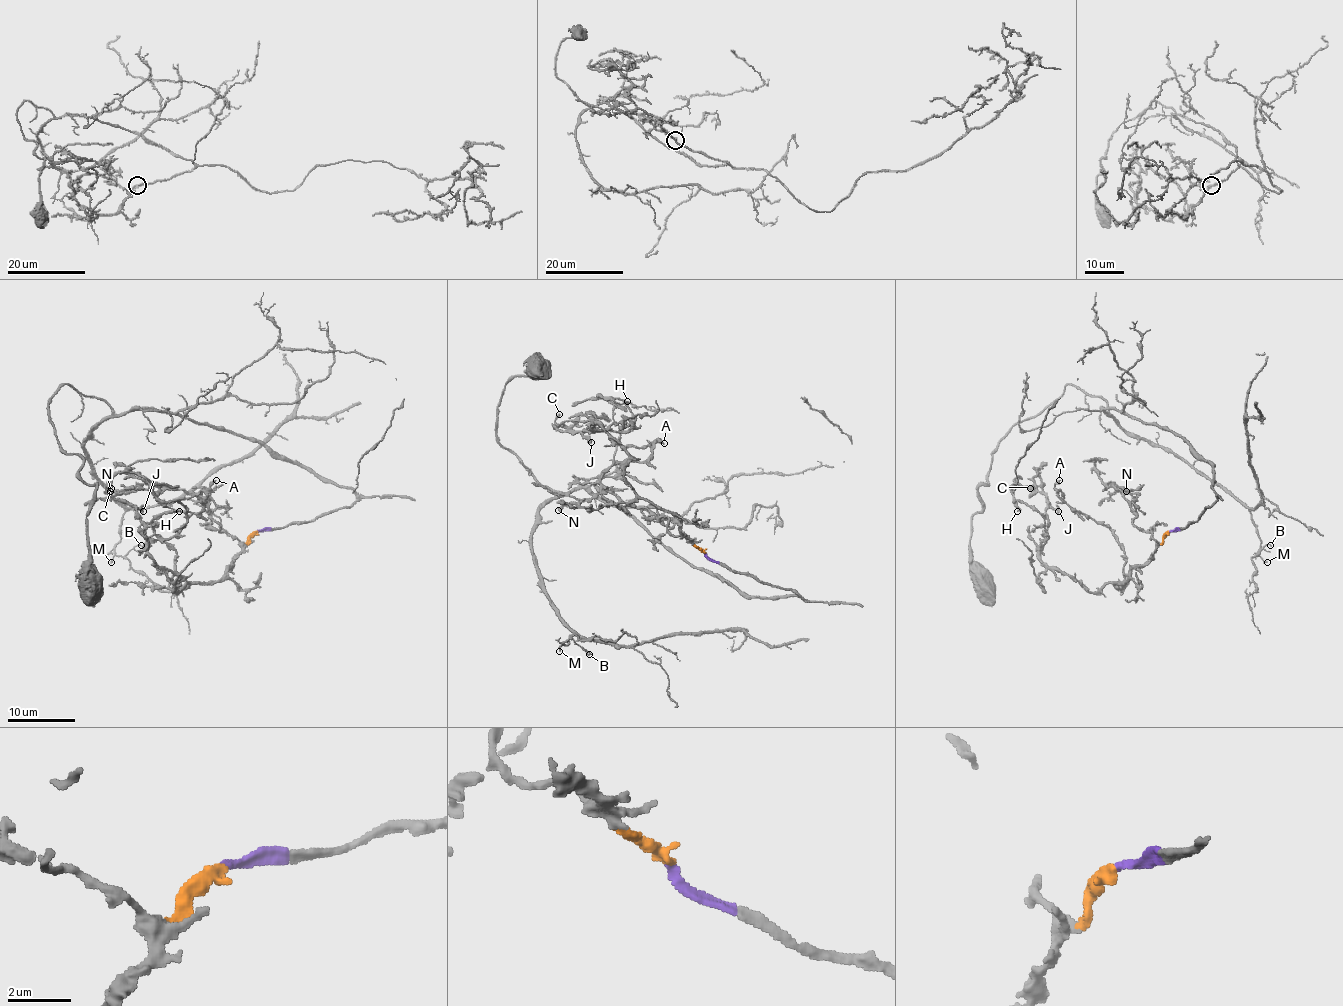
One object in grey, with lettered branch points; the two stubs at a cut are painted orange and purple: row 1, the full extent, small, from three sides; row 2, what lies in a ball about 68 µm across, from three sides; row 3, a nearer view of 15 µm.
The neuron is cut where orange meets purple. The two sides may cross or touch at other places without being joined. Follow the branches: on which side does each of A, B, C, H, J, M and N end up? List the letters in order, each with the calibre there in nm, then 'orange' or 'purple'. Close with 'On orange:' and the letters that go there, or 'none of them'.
A: 280 nm | orange
B: 130 nm | purple
C: 240 nm | orange
H: 140 nm | orange
J: 240 nm | orange
M: 140 nm | purple
N: 280 nm | orange
On orange: A, C, H, J, N

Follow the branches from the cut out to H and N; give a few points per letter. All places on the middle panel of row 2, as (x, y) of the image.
H: (705, 553), (642, 499), (624, 476), (627, 454), (597, 423), (634, 428), (613, 400), (627, 401)
N: (705, 553), (673, 535), (666, 516), (657, 518), (610, 492), (600, 491), (558, 509)

